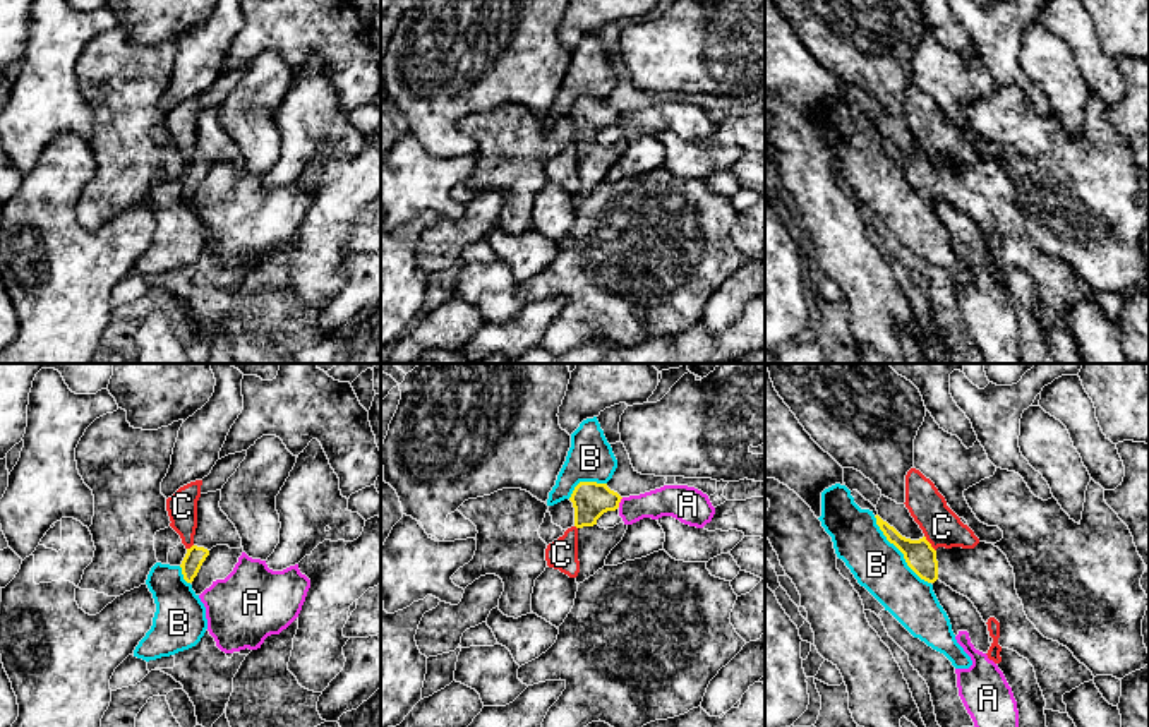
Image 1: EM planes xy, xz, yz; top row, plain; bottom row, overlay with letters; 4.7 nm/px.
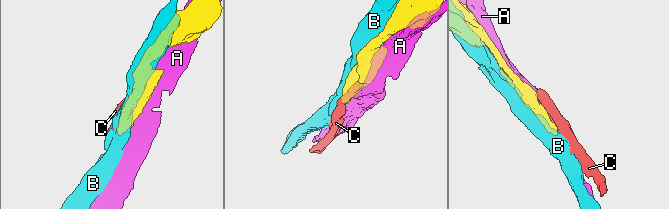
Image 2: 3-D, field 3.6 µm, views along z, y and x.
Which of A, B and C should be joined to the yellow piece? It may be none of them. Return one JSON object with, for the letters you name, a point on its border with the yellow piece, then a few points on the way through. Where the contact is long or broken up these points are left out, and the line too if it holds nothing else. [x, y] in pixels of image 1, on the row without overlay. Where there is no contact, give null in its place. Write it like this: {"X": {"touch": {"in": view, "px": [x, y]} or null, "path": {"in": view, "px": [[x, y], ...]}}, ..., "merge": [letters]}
{"merge": []}

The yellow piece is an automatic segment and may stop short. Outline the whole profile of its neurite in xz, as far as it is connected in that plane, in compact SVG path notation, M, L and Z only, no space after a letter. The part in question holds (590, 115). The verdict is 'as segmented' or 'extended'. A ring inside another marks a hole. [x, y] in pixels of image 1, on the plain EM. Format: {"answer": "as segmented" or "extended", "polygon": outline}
{"answer": "extended", "polygon": "M580 98L569 113L578 144L578 201L602 185L611 166L623 156L628 141L619 139L607 146L597 141L604 129L619 123L621 115L607 99L597 98Z"}

